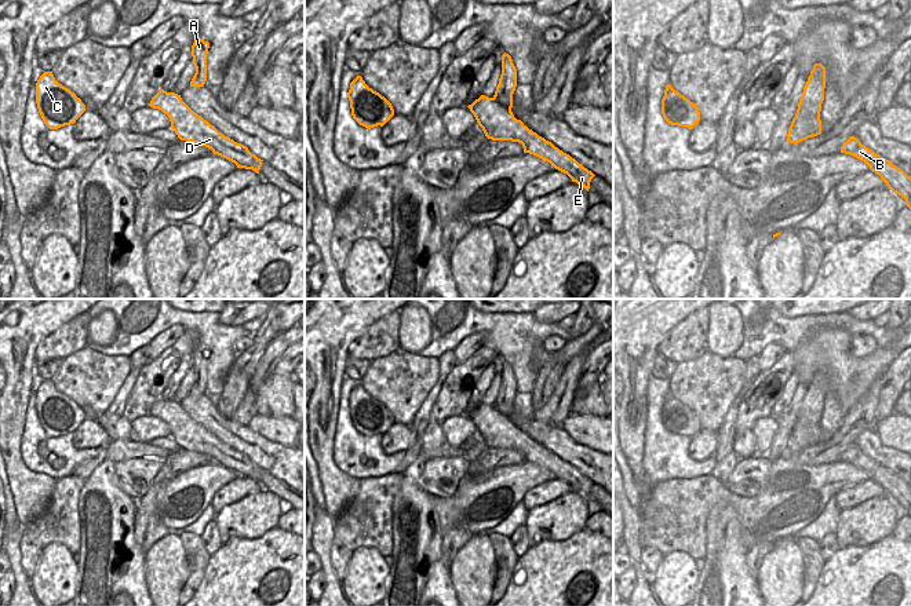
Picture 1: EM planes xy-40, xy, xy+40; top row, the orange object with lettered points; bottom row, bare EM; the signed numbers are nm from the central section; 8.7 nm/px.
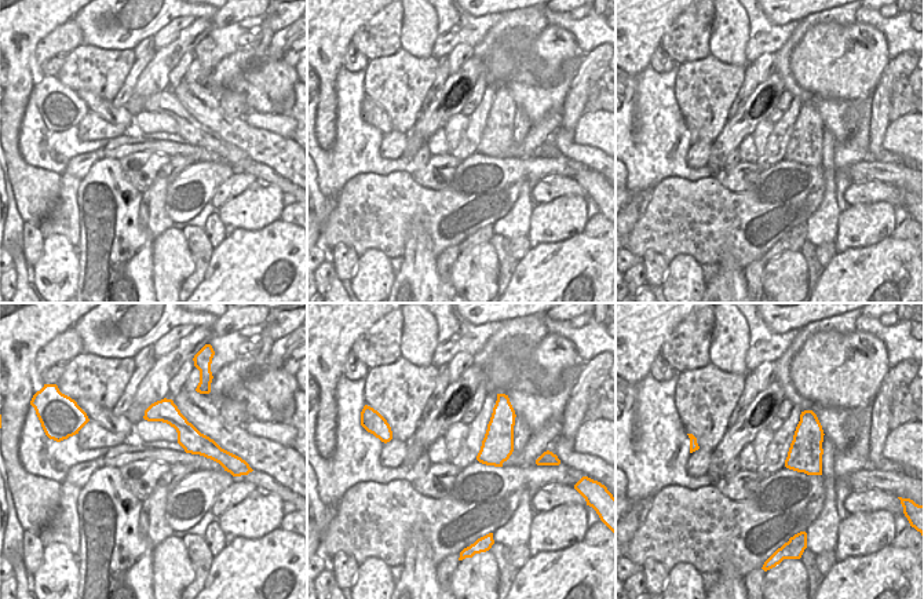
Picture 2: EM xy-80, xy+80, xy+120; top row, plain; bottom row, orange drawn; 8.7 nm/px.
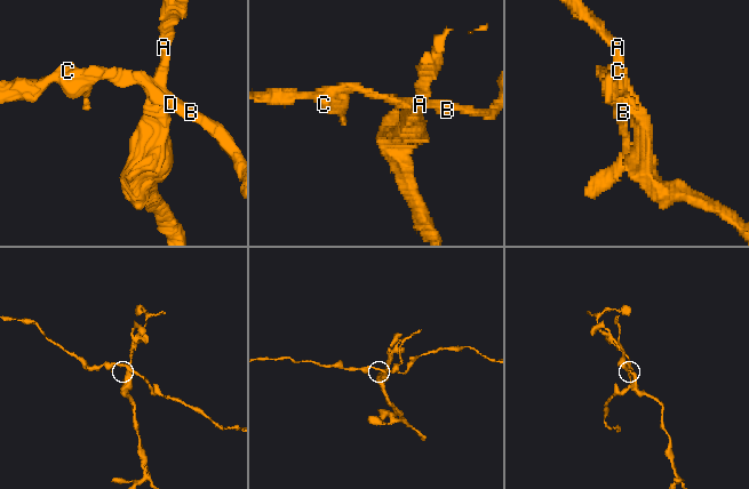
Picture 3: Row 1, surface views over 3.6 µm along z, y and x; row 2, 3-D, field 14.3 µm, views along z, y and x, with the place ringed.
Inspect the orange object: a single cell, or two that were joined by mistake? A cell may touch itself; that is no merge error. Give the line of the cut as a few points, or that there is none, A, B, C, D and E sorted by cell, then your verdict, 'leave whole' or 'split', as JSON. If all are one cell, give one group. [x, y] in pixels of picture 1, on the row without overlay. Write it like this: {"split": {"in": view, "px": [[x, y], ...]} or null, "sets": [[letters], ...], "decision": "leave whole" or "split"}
{"split": {"in": "xy", "px": [[494, 405], [510, 419]]}, "sets": [["A"], ["B", "C", "D", "E"]], "decision": "split"}

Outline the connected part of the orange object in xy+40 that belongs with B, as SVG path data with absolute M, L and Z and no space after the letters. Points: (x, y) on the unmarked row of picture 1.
M850 445L842 452L841 461L850 463L864 470L872 481L881 485L893 501L905 508L907 515L911 518L911 485L908 485L903 478L866 456L854 445Z

